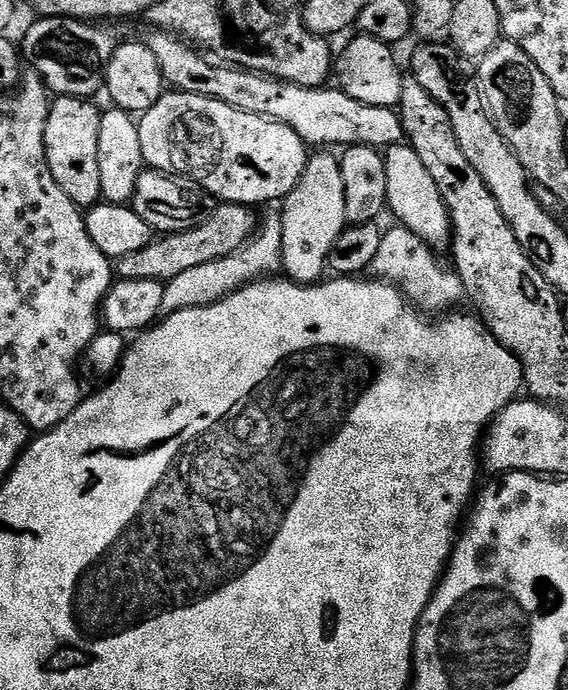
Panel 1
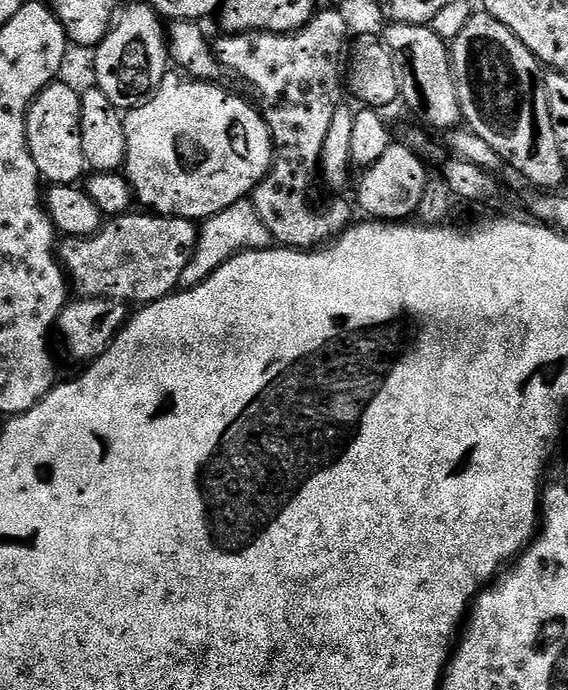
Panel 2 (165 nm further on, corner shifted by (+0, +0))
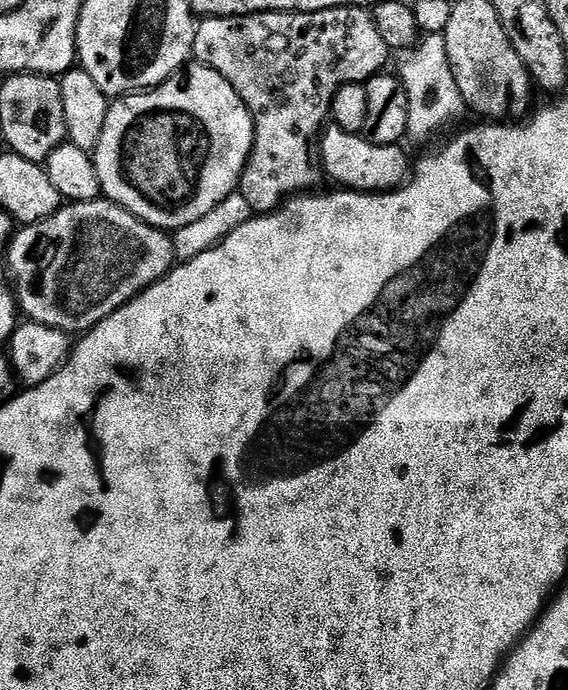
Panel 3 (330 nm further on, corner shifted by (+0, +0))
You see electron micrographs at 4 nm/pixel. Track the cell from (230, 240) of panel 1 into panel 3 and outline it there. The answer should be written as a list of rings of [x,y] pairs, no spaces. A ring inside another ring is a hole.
[[[107,198],[90,202],[68,202],[50,218],[21,227],[8,241],[8,269],[19,311],[33,324],[48,326],[69,334],[86,334],[123,304],[164,279],[174,267],[176,255],[172,249],[172,236],[161,228],[154,228],[130,214],[122,206]]]

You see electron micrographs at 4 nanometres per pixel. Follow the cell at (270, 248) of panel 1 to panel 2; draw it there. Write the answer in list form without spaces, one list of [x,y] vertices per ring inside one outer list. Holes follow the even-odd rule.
[[[242,199],[199,225],[196,253],[190,258],[190,262],[186,262],[186,270],[182,270],[180,288],[187,290],[198,286],[206,278],[210,278],[214,270],[221,268],[227,260],[235,258],[239,252],[257,252],[263,248],[271,248],[273,244],[270,230],[266,222],[262,222],[251,199]]]

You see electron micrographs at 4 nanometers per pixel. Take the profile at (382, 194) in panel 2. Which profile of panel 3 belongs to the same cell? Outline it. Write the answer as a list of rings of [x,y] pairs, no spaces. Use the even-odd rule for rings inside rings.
[[[335,126],[323,129],[320,137],[320,162],[325,177],[333,180],[333,185],[353,192],[391,192],[403,185],[410,176],[410,160],[403,152],[400,144],[375,144],[370,142],[363,134],[347,132]]]

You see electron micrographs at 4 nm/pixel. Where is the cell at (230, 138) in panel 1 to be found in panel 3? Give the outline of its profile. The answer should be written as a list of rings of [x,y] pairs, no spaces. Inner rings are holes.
[[[189,62],[183,68],[179,68],[169,80],[159,84],[158,87],[149,88],[142,92],[134,92],[130,96],[113,99],[109,103],[108,113],[106,114],[106,126],[102,126],[102,138],[98,138],[98,146],[94,150],[100,191],[112,203],[122,206],[127,212],[134,214],[142,222],[154,228],[161,228],[163,232],[174,234],[182,226],[190,226],[190,222],[198,222],[198,218],[203,218],[205,214],[210,214],[210,210],[214,210],[214,206],[218,206],[218,202],[226,202],[226,198],[239,189],[240,175],[246,166],[255,141],[256,124],[252,121],[252,112],[242,102],[242,98],[238,98],[234,86],[230,86],[230,82],[226,82],[226,78],[222,78],[222,74],[218,74],[218,70],[210,70],[210,66],[199,62]],[[195,128],[201,128],[208,135],[208,145],[205,148],[202,137],[191,136],[188,133],[194,131]]]

